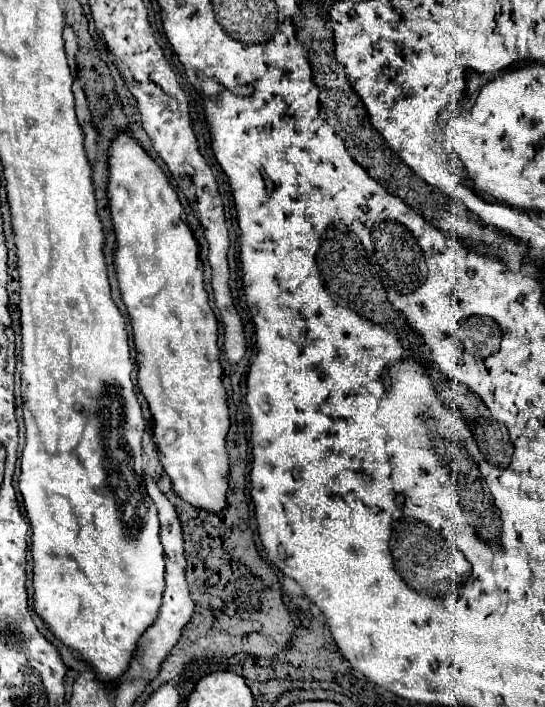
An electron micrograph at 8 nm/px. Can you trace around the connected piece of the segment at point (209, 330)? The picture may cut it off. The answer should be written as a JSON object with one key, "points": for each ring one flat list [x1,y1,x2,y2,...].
{"points":[[118,130,116,136,110,140,110,146,106,150,106,164,108,164,108,186,106,186,106,196,110,204,110,216,114,224,114,234,116,234,116,254,114,254,114,264,116,264,116,278,122,294,122,302,126,304,130,324,132,324,132,334,134,334,134,346,136,346,136,366,138,366,138,386,142,396,148,402,150,414,154,418,154,442,158,446,158,456,160,464,166,470,166,474,172,480,174,490,192,506,218,512,222,506,226,506,226,492,228,492,228,454,226,454,226,434,230,428,230,418,228,418,228,406,226,406,226,390,222,386,222,366,220,366,220,350,218,350,218,324,216,316,208,304,208,294,204,290,204,270,198,260,198,242,194,240,186,218,182,204,178,200,178,194,174,192,172,184,168,182,166,174,160,170,160,166,144,152,144,148,134,140,126,130]]}

